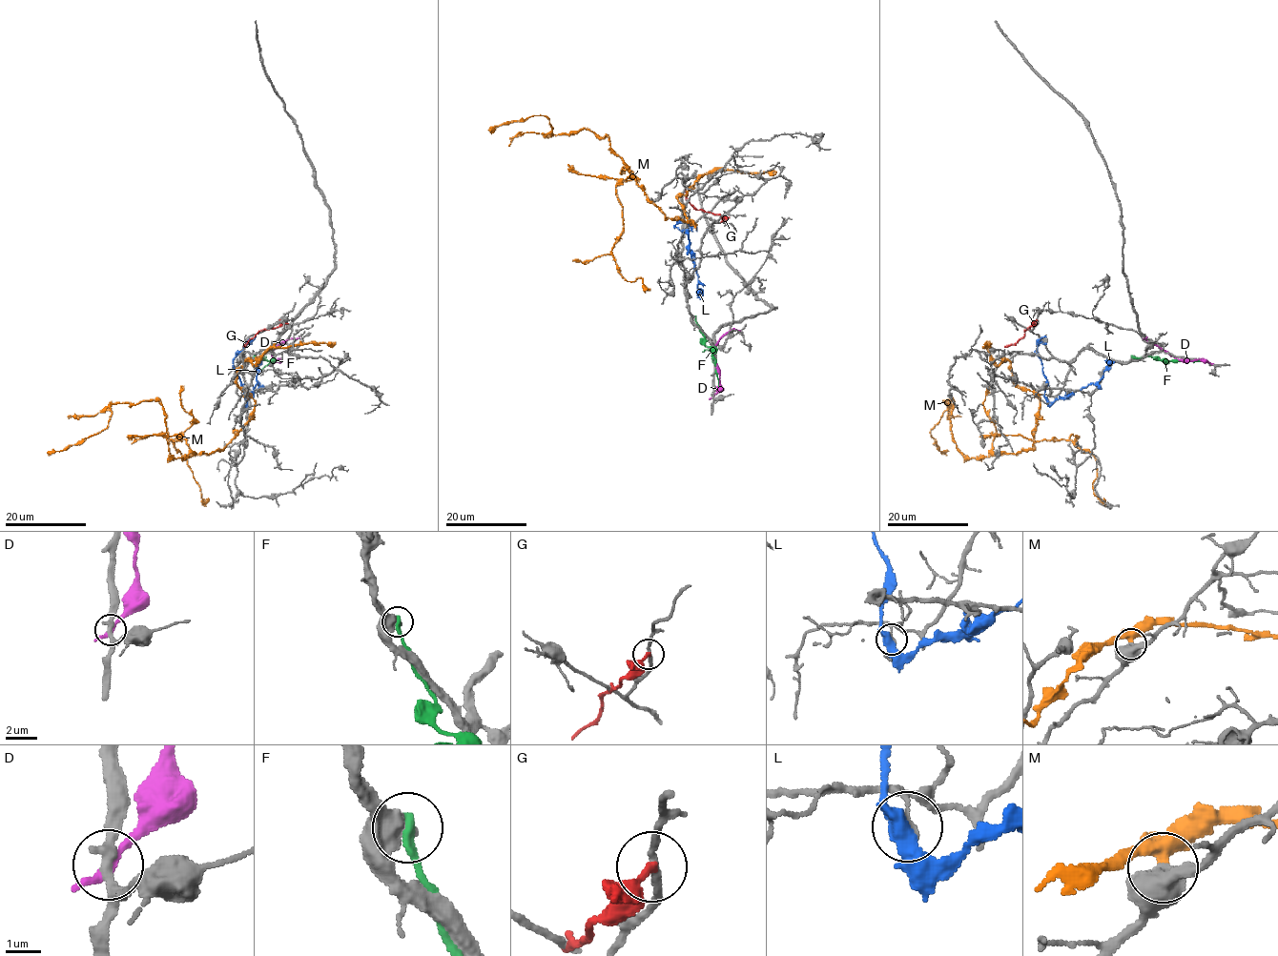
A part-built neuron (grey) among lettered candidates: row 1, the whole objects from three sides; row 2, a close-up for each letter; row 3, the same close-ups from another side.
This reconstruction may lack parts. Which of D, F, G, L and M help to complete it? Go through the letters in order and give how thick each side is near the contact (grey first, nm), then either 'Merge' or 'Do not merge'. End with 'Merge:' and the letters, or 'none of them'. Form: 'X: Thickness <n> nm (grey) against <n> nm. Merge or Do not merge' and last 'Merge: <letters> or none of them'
D: Thickness 300 nm (grey) against 200 nm. Do not merge
F: Thickness 650 nm (grey) against 360 nm. Do not merge
G: Thickness 200 nm (grey) against 190 nm. Do not merge
L: Thickness 140 nm (grey) against 400 nm. Do not merge
M: Thickness 750 nm (grey) against 440 nm. Do not merge
Merge: none of them

